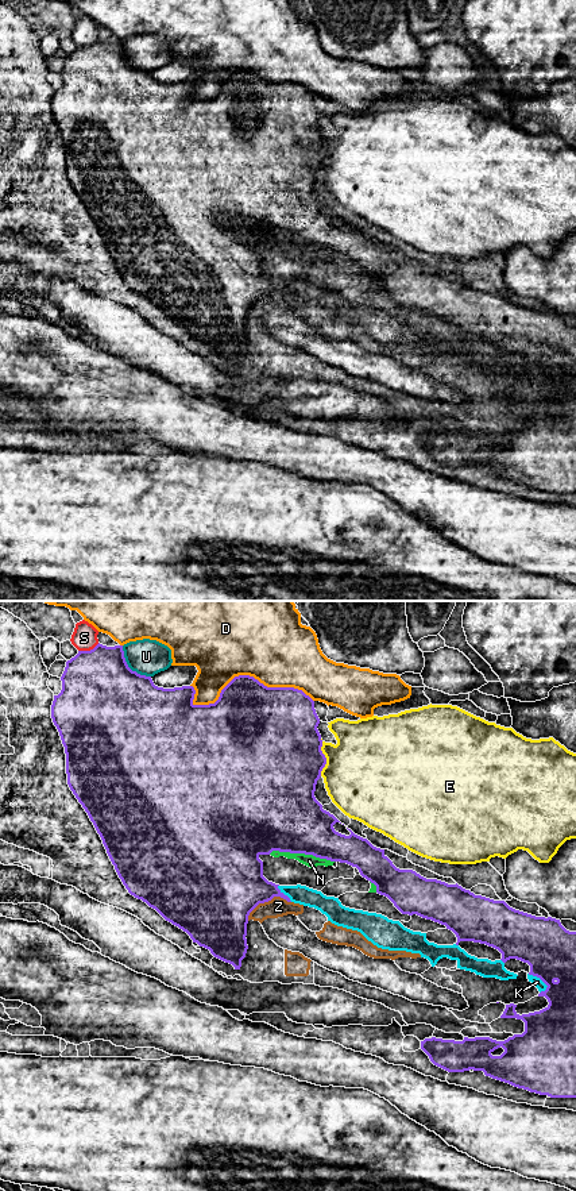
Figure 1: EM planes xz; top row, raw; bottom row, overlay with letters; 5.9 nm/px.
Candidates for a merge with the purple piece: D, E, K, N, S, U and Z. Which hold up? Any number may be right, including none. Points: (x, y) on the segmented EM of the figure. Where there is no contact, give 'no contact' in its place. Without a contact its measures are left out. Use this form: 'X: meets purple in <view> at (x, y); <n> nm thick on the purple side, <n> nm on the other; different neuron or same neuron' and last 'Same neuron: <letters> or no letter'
D: meets purple in xz at (243, 675); 420 nm thick on the purple side, 500 nm on the other; different neuron
E: meets purple in xz at (325, 758); 460 nm thick on the purple side, 480 nm on the other; different neuron
K: meets purple in xz at (538, 976); 300 nm thick on the purple side, 60 nm on the other; different neuron
N: meets purple in xz at (301, 852); 420 nm thick on the purple side, 70 nm on the other; different neuron
S: meets purple in xz at (88, 651); 440 nm thick on the purple side, 150 nm on the other; different neuron
U: meets purple in xz at (128, 667); 500 nm thick on the purple side, 220 nm on the other; different neuron
Z: meets purple in xz at (266, 901); 420 nm thick on the purple side, 120 nm on the other; different neuron
Same neuron: no letter

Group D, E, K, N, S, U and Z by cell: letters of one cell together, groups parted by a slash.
D / E / K / N / S / U / Z

